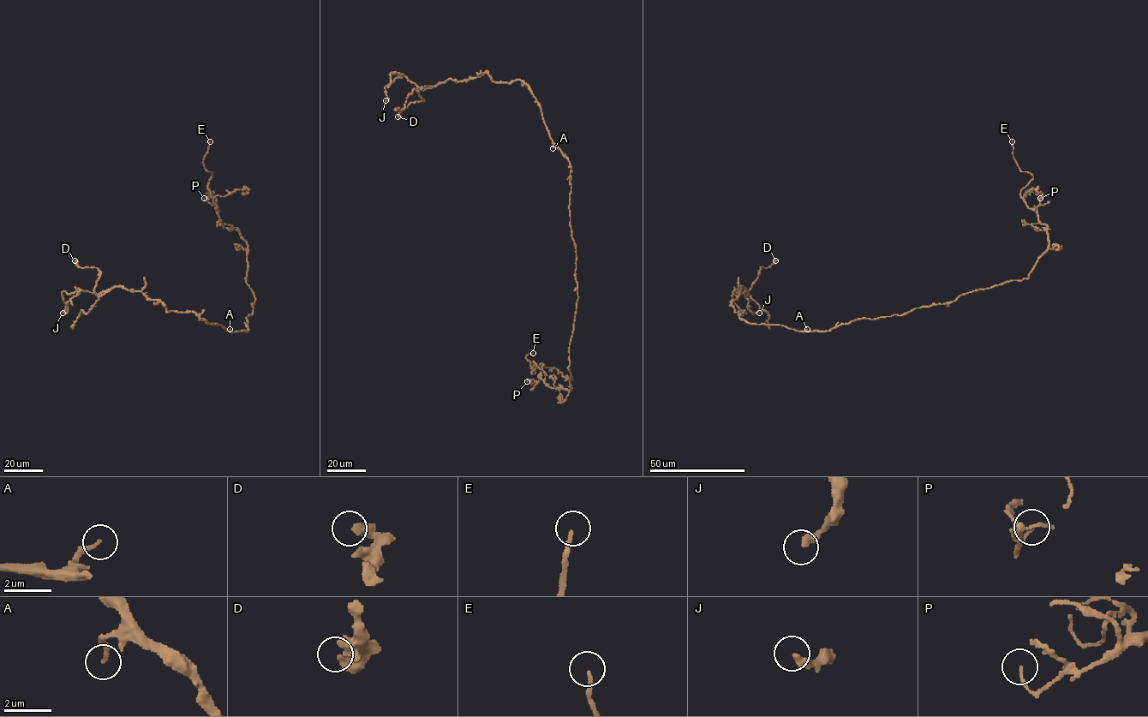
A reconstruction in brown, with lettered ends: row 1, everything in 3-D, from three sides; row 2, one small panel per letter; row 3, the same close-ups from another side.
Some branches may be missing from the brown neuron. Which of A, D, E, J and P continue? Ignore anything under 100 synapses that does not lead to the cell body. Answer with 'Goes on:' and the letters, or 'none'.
Goes on: E

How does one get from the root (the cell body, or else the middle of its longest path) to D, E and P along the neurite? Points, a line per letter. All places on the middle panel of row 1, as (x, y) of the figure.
D: (570, 218), (570, 163), (523, 80), (494, 82), (487, 73), (448, 79), (418, 88), (423, 99), (397, 116)
E: (570, 218), (578, 296), (569, 348), (571, 389), (549, 387), (533, 361), (534, 373), (526, 358), (533, 353)
P: (570, 218), (578, 296), (569, 348), (571, 389), (549, 387), (539, 378), (538, 382), (527, 381)

